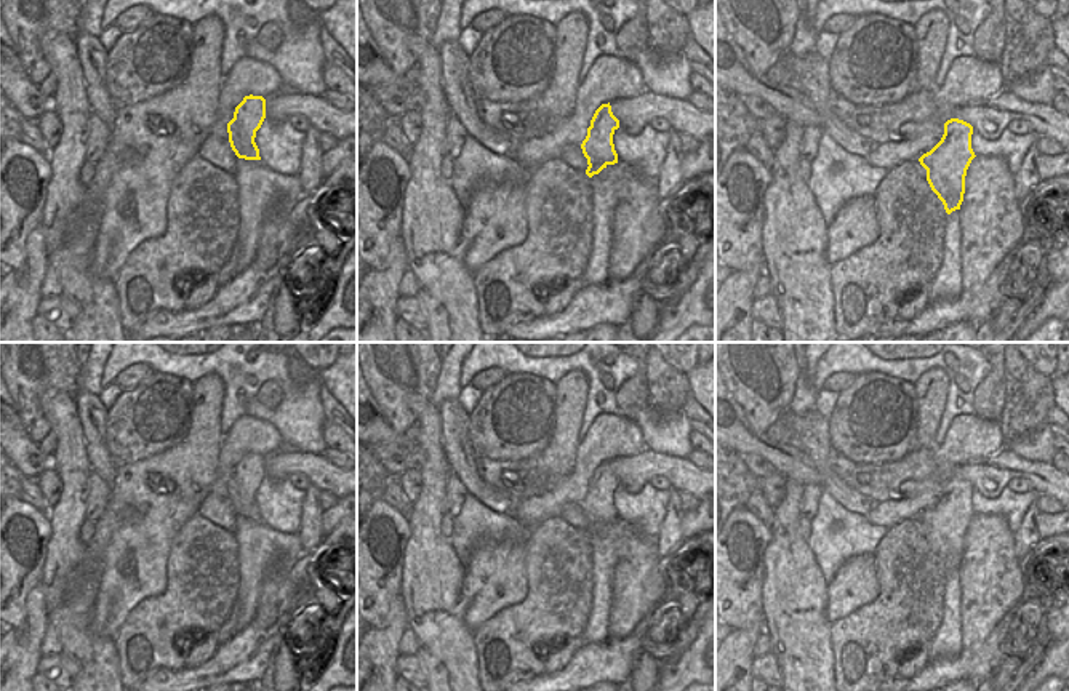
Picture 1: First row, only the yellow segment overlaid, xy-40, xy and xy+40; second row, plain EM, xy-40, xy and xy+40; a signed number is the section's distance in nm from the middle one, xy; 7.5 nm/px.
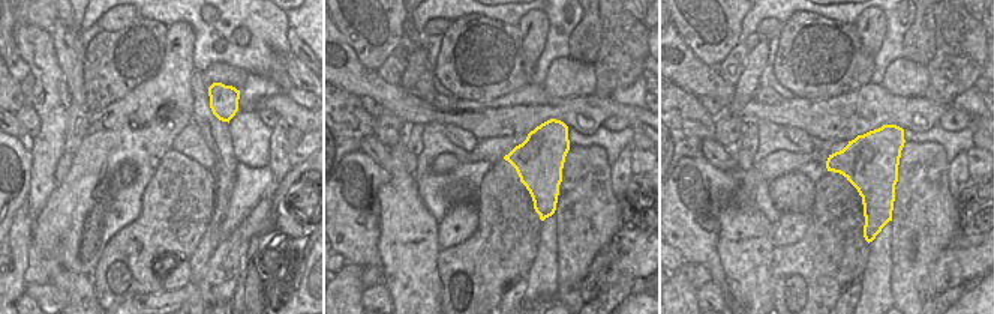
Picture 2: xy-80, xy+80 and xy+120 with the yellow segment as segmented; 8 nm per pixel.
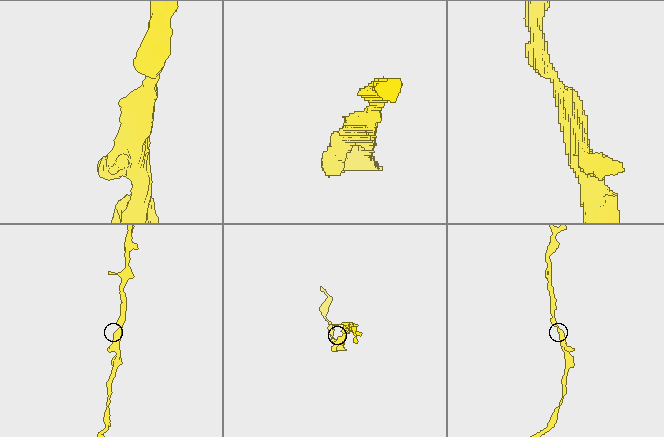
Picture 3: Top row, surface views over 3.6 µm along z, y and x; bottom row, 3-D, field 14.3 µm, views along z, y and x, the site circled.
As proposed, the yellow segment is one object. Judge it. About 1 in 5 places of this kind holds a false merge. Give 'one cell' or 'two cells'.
one cell

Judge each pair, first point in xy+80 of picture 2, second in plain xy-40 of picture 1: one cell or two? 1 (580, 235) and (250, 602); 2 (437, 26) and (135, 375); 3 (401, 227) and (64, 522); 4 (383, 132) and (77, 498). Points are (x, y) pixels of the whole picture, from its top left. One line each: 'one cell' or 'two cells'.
1: two cells
2: one cell
3: one cell
4: two cells

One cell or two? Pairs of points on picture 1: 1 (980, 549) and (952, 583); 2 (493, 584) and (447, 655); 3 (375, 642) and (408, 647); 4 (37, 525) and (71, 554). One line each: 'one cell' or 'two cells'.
1: two cells
2: two cells
3: two cells
4: two cells

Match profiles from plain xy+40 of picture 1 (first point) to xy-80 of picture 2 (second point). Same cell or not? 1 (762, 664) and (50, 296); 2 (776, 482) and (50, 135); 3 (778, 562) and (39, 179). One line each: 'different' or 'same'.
1: same
2: different
3: same

